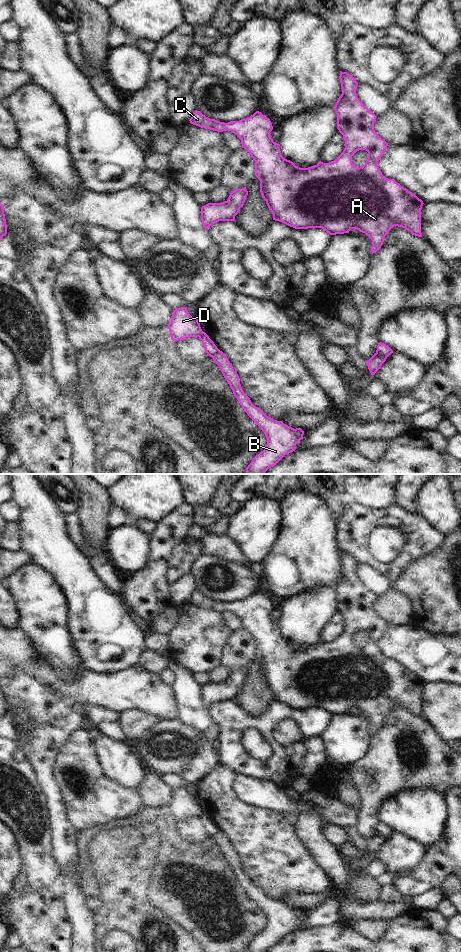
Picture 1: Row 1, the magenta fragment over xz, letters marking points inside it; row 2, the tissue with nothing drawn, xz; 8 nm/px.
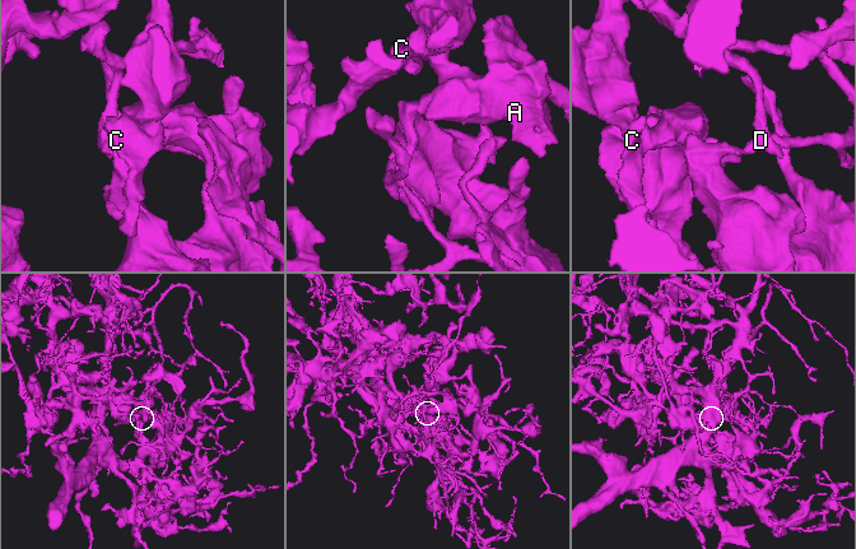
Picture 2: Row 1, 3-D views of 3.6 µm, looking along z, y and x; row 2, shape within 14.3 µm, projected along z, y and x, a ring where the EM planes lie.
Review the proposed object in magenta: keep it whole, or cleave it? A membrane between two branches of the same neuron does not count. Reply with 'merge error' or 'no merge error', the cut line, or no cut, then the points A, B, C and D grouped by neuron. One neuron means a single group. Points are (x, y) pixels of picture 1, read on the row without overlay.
merge error; cut in xz along (202, 811), (198, 816); A C D / B

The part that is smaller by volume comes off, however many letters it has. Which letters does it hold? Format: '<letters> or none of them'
B

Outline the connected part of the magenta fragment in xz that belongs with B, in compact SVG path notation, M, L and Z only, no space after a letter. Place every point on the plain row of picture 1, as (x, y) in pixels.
M205 812L201 813L199 819L203 823L207 836L212 837L219 846L239 884L266 915L267 924L264 930L252 939L246 952L266 952L285 935L295 931L296 924L303 918L304 911L301 908L289 907L282 901L274 900L254 886L250 878L244 873L239 856L225 834L217 828Z

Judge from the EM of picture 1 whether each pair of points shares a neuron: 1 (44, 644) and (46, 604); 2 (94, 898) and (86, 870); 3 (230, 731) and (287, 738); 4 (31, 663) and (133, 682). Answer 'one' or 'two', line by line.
1: one
2: one
3: one
4: one

